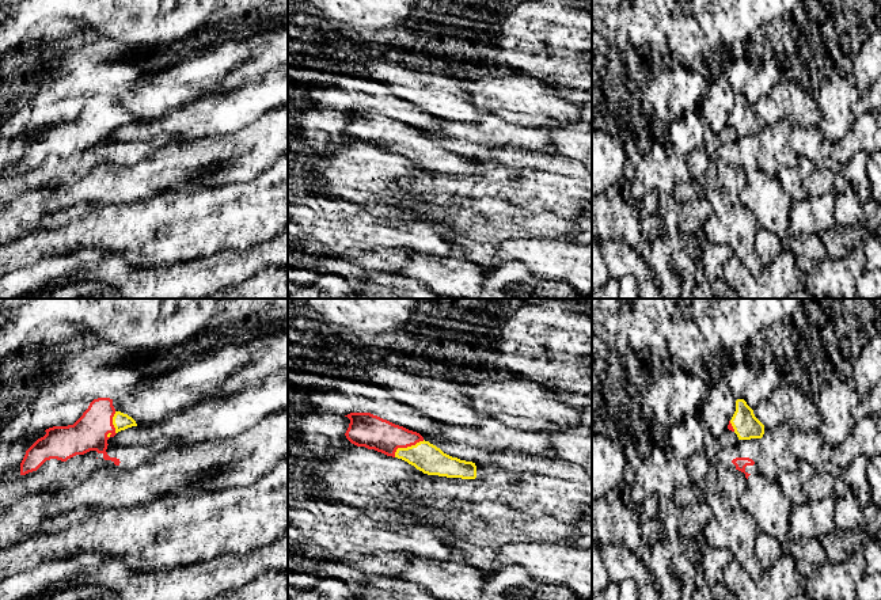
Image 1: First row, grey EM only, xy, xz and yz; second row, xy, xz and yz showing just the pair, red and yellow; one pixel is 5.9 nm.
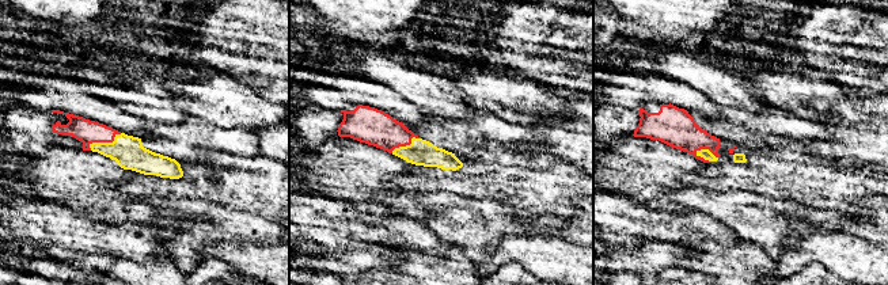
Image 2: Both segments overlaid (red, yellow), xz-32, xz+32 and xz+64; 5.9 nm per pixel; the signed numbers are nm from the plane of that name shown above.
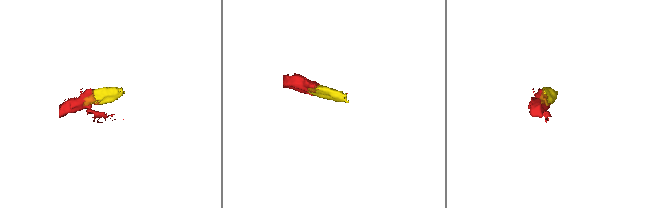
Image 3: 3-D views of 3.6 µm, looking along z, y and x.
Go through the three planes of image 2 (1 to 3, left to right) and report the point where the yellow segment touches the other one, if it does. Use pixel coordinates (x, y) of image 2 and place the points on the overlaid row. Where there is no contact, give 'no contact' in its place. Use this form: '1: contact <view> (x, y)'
1: contact xz-32 (105, 141)
2: contact xz+32 (406, 144)
3: contact xz+64 (706, 148)

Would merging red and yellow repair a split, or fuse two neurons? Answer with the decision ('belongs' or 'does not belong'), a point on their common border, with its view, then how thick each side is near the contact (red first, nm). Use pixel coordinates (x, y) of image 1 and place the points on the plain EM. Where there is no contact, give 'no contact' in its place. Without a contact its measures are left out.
belongs | xz (406, 143) | 200/170 nm

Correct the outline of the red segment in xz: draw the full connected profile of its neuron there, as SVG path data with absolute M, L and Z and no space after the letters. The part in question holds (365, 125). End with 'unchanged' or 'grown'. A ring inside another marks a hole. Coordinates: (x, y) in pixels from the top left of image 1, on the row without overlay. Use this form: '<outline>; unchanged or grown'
M350 109L345 129L357 141L398 153L428 171L475 175L476 162L444 149L424 133L371 109Z; grown

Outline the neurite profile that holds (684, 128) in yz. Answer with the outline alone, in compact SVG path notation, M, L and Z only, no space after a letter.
M700 113L694 119L683 118L668 122L668 137L703 137L706 130L707 125Z

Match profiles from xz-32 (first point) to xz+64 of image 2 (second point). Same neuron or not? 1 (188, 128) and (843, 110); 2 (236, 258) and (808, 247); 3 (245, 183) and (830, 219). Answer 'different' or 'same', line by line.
1: different
2: same
3: different

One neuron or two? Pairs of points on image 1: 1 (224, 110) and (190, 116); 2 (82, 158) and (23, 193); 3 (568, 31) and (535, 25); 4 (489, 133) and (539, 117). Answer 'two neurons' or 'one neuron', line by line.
1: one neuron
2: one neuron
3: one neuron
4: two neurons

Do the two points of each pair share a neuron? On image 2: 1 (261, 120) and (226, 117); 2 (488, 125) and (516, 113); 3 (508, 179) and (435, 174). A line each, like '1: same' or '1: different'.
1: same
2: different
3: same

